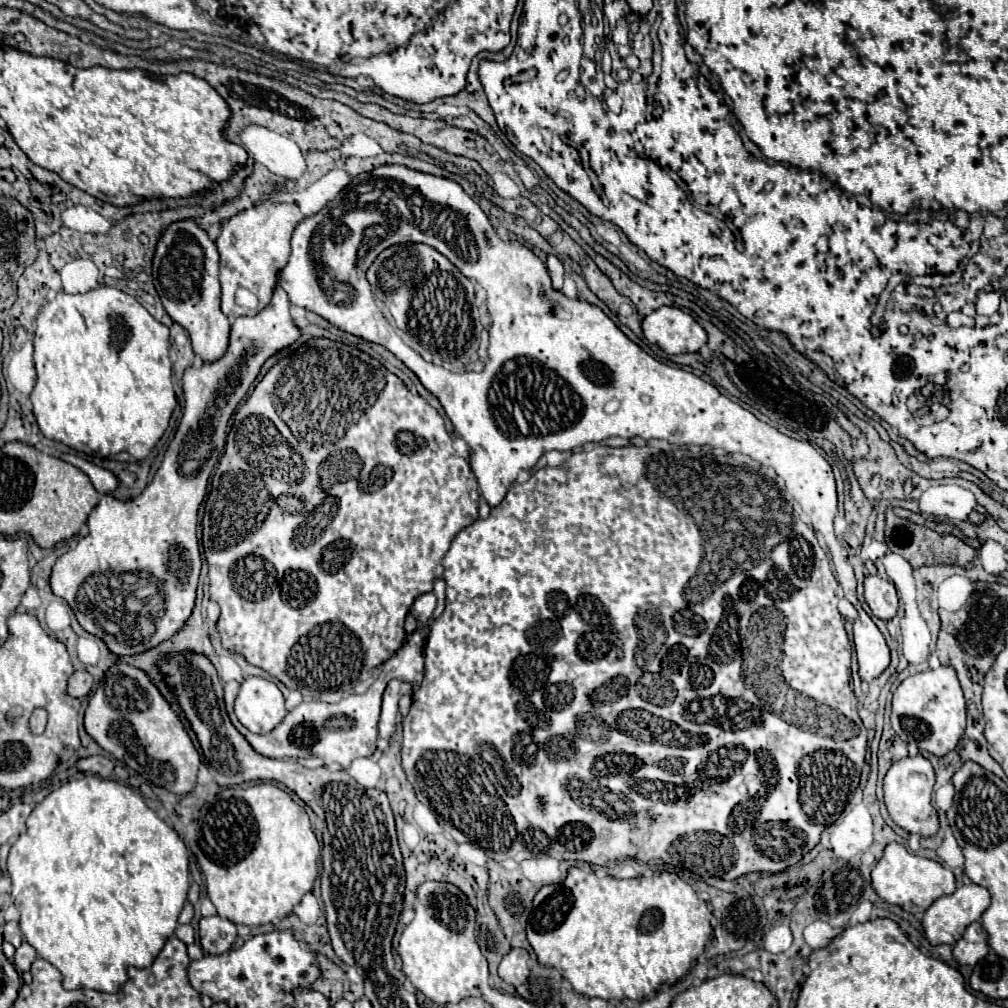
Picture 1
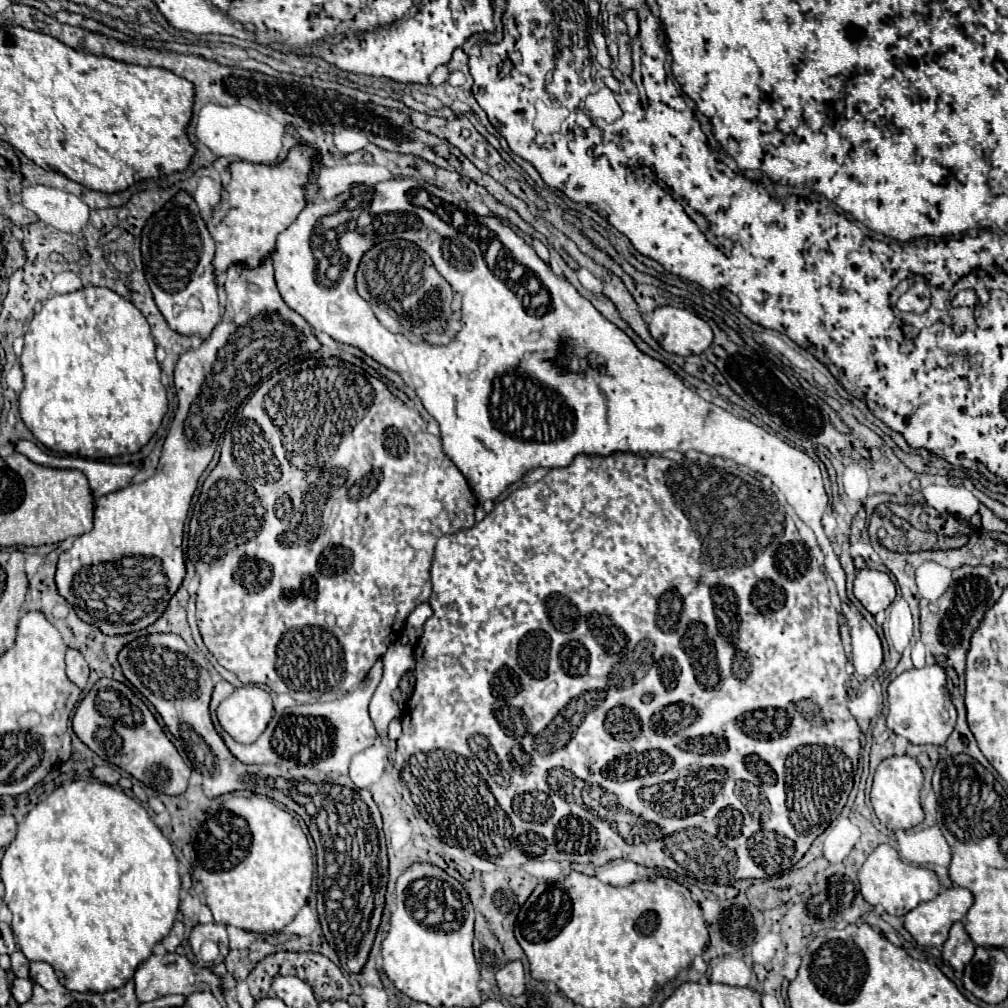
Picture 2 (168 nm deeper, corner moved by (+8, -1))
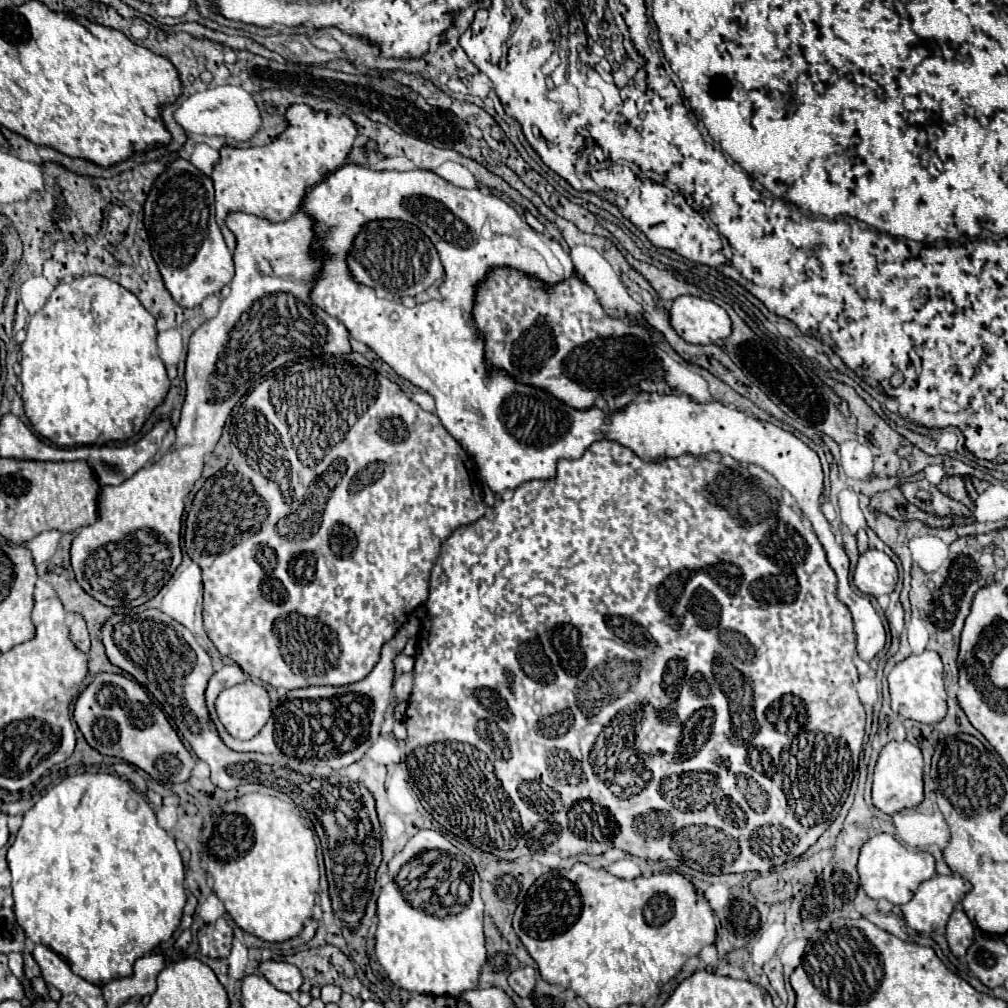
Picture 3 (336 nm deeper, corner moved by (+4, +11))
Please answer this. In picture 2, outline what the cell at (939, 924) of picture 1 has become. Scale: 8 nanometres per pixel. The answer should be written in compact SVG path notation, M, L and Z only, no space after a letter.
M964 887L942 889L936 899L920 903L904 917L904 927L926 947L938 947L948 939L952 923L962 921L974 903L974 895Z

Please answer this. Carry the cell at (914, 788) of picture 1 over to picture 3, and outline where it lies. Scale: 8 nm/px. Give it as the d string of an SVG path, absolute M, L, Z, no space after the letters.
M890 741L882 747L880 757L874 767L874 781L872 781L872 803L886 815L894 815L896 811L910 809L920 805L924 799L922 795L922 753L916 745L908 741Z

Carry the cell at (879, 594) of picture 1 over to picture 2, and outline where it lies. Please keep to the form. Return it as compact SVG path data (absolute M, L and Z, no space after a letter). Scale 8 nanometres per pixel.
M862 569L854 579L854 597L872 615L884 611L896 597L894 583L886 573Z

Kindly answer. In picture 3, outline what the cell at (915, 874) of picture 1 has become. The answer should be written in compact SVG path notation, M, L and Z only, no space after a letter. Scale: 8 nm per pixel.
M878 833L870 837L858 857L858 873L860 885L864 887L866 895L872 899L888 899L894 905L908 903L908 891L916 891L918 885L936 875L934 857L926 851L910 851L906 849L894 835Z

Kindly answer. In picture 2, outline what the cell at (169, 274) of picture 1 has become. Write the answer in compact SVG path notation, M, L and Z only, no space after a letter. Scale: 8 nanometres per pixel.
M186 193L172 197L158 213L150 217L142 231L142 261L146 279L160 313L176 333L208 339L216 323L220 323L218 289L212 277L212 257L214 241L198 213L196 201Z

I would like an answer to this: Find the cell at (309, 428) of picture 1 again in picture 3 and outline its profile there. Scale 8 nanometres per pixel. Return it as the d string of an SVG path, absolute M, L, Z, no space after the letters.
M332 355L316 361L294 363L286 369L282 381L268 379L252 393L248 393L232 415L230 443L232 457L228 465L214 477L206 479L204 487L194 495L184 531L186 553L202 569L203 626L210 641L244 673L272 685L274 689L348 685L364 679L378 663L382 645L388 643L388 639L394 637L394 633L408 621L408 617L426 603L430 571L438 559L444 539L448 539L454 529L474 523L486 511L480 491L482 487L476 479L472 459L444 429L438 415L428 413L410 401L396 383L372 369L352 365L346 359Z

